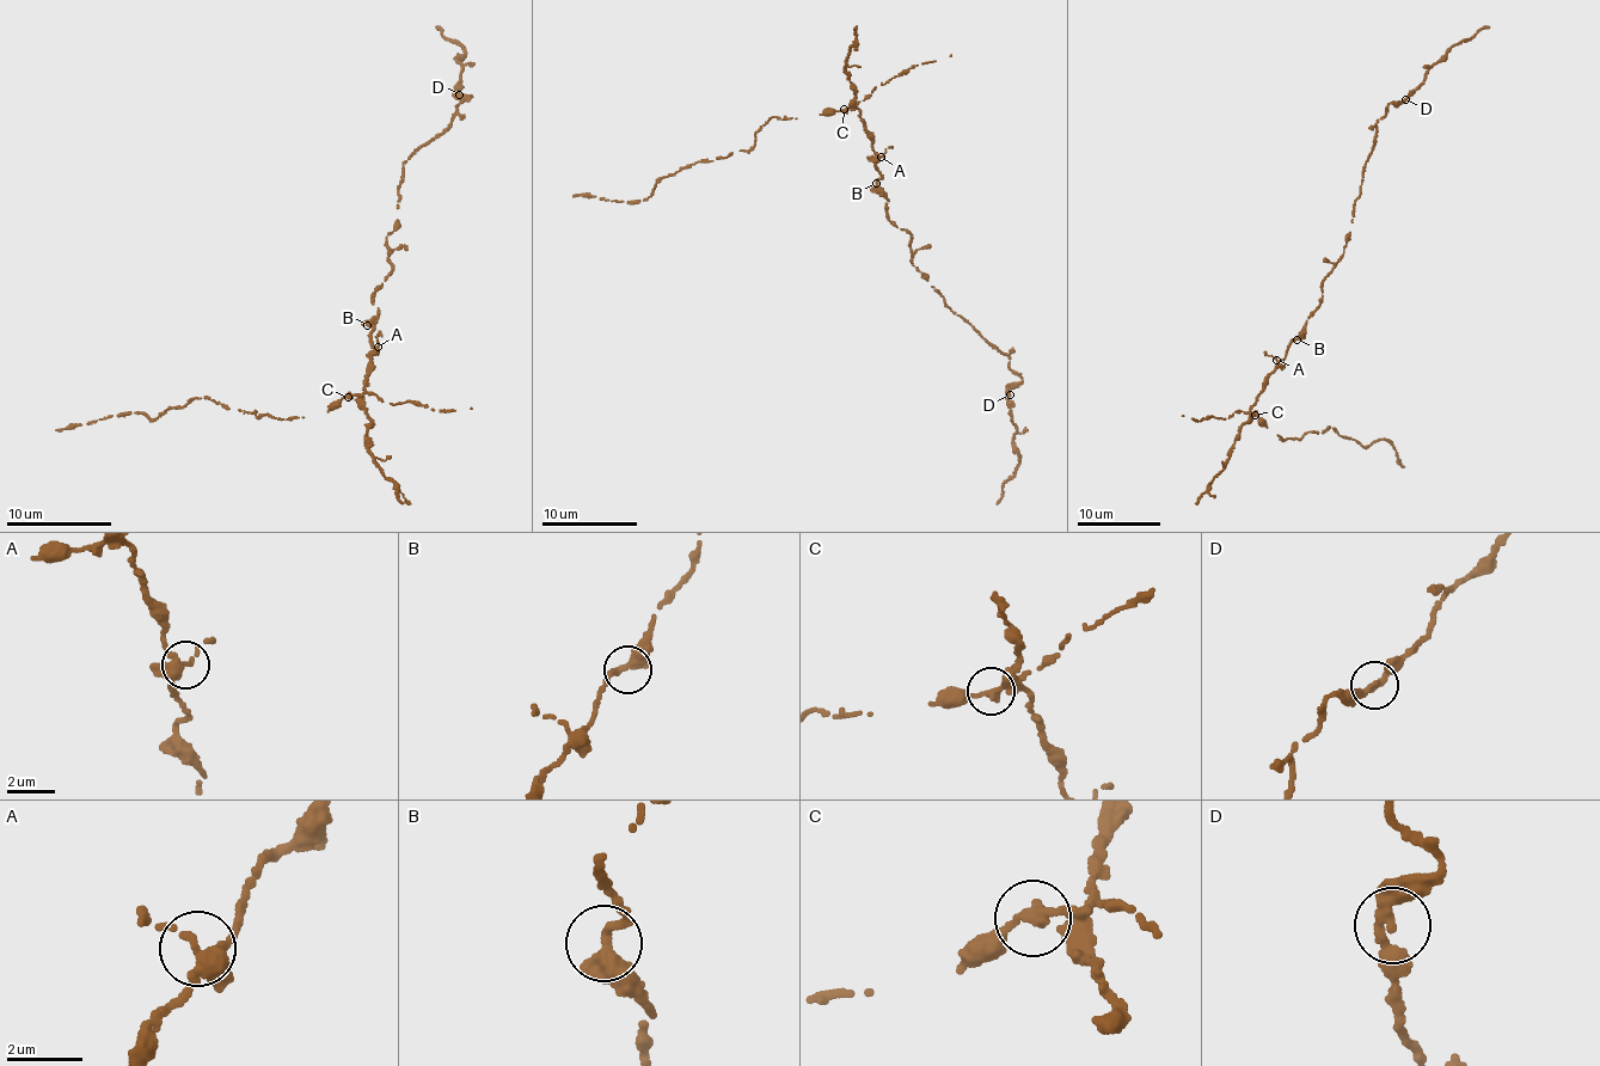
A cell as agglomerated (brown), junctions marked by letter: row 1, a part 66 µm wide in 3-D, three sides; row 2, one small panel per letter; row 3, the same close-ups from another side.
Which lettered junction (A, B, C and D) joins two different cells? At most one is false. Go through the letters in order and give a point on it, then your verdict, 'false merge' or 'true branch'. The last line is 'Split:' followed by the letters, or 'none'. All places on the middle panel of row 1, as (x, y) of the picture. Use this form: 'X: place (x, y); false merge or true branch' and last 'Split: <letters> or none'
A: place (881, 157); true branch
B: place (876, 183); true branch
C: place (844, 109); false merge
D: place (1010, 394); true branch
Split: C

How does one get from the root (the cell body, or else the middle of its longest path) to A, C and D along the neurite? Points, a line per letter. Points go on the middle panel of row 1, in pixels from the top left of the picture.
A: (880, 185), (876, 183), (881, 176), (875, 167), (881, 157)
C: (880, 185), (871, 141), (860, 112), (854, 106), (844, 109)
D: (880, 185), (889, 220), (911, 234), (912, 263), (951, 311), (1010, 359), (1022, 379), (1010, 394)

